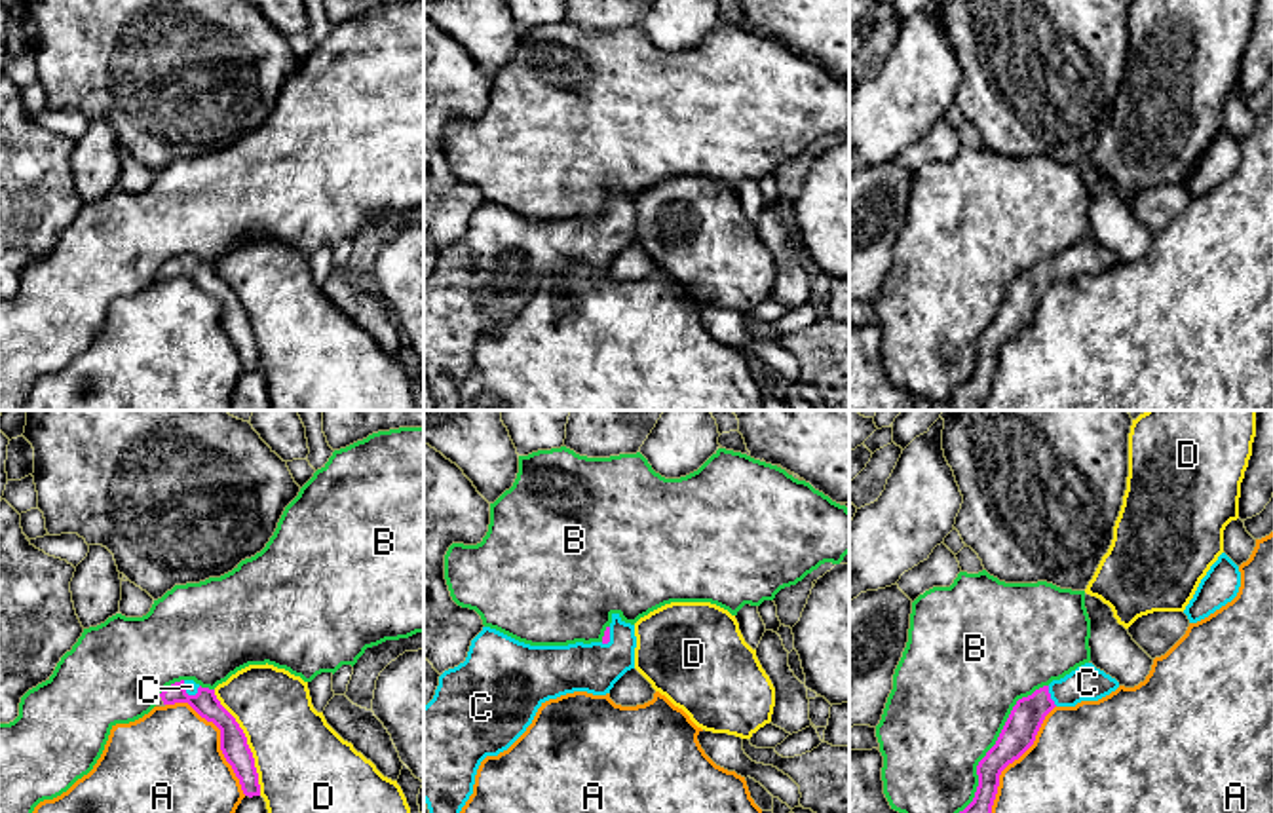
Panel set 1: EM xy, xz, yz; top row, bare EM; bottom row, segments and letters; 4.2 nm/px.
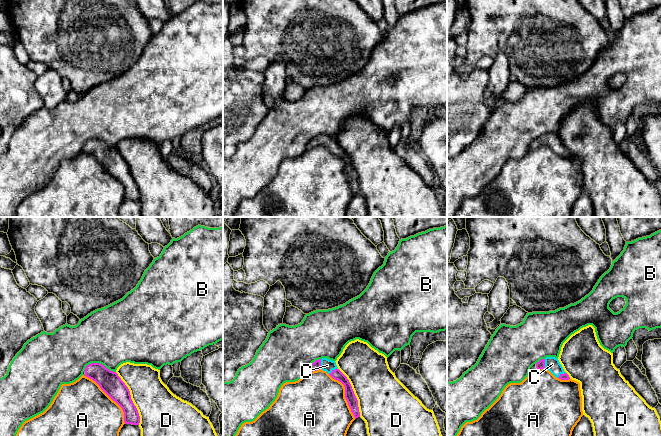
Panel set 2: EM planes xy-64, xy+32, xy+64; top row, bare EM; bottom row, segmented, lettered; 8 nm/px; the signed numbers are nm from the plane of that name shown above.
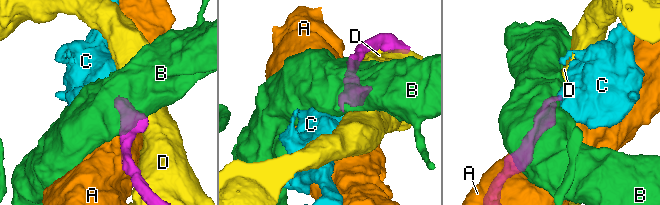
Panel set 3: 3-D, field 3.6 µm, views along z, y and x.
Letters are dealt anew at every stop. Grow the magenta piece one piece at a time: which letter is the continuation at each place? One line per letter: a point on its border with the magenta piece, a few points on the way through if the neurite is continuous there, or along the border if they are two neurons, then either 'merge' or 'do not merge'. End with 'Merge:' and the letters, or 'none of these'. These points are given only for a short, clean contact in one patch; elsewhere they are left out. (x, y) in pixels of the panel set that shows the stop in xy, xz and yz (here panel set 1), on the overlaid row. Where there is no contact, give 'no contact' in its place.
A: xy (221, 736) | do not merge
B: yz (996, 743) | do not merge
C: yz (1049, 696) | across yz (1026, 717), (1049, 696), (1087, 682) | merge
D: xy (246, 743) | do not merge
Merge: C

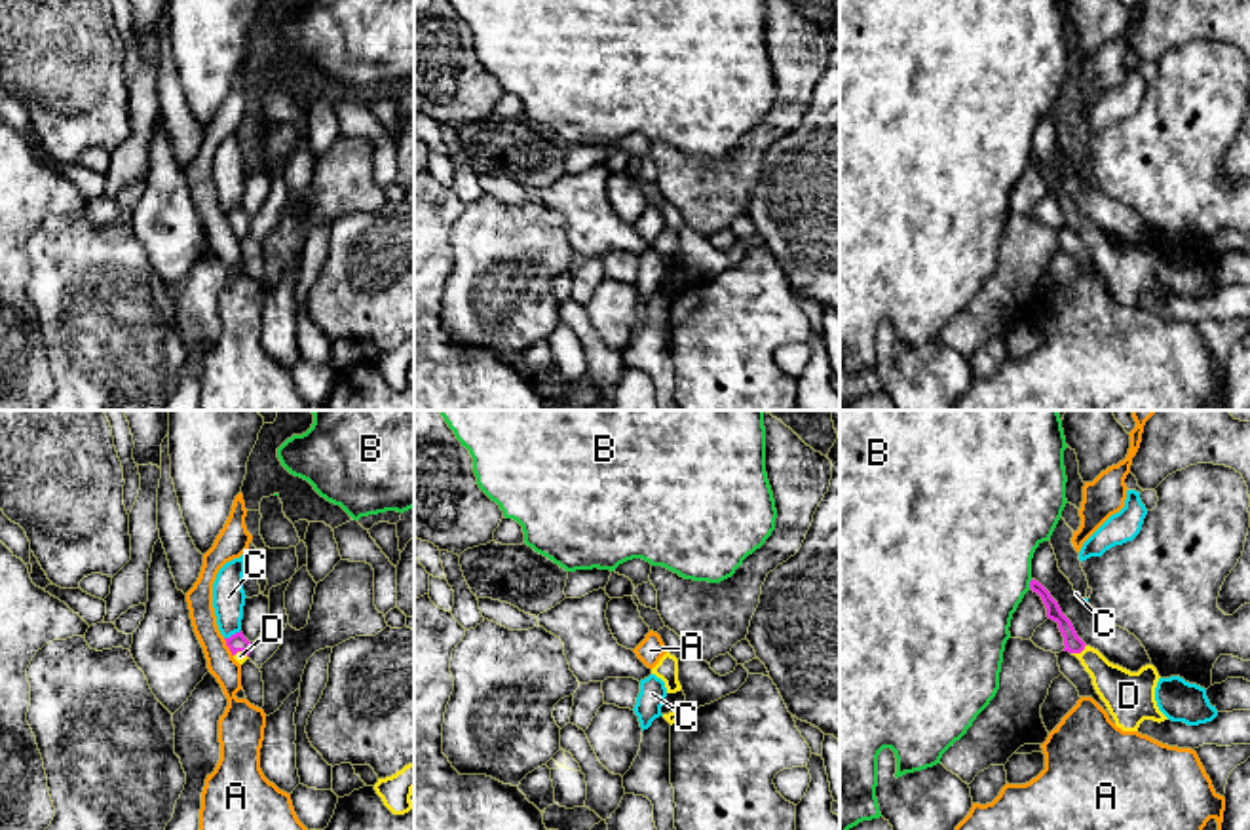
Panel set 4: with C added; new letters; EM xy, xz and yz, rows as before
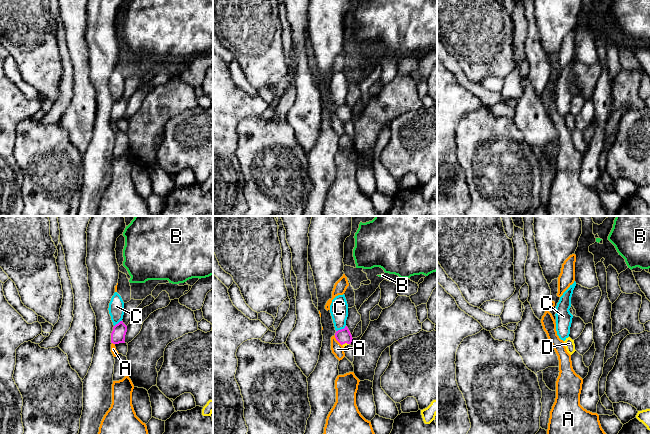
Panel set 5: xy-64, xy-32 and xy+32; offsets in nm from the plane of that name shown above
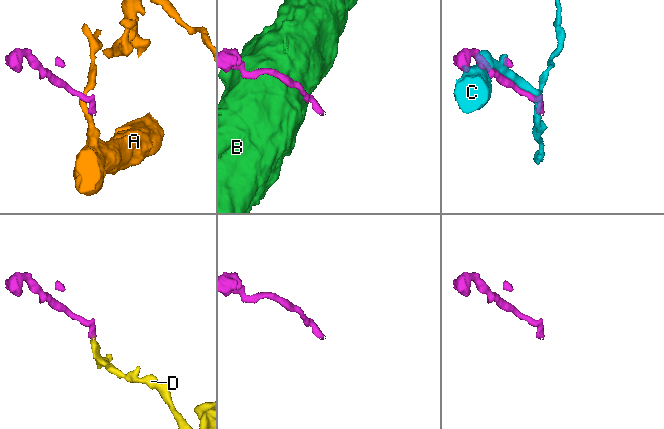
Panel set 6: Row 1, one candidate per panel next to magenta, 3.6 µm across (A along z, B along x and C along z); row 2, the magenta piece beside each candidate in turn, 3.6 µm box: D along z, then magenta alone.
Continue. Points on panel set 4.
A: xy (228, 646) | do not merge
B: yz (1030, 584) | do not merge
C: xy (232, 635) | do not merge
D: yz (1079, 652) | across yz (1074, 644), (1079, 652), (1123, 692) | merge
Merge: D

